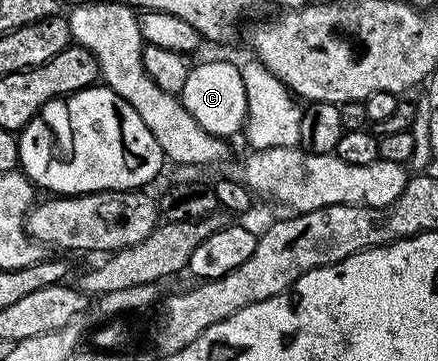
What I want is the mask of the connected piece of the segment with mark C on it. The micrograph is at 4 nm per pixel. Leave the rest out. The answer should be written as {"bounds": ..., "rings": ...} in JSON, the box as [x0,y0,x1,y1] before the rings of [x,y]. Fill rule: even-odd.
{"bounds":[178,61,248,139],"rings":[[[204,61],[201,65],[193,64],[186,75],[186,87],[178,94],[180,102],[194,115],[198,127],[210,131],[210,135],[221,139],[232,139],[235,133],[243,130],[244,122],[248,120],[248,104],[246,103],[246,83],[242,83],[241,66],[232,61]]]}

